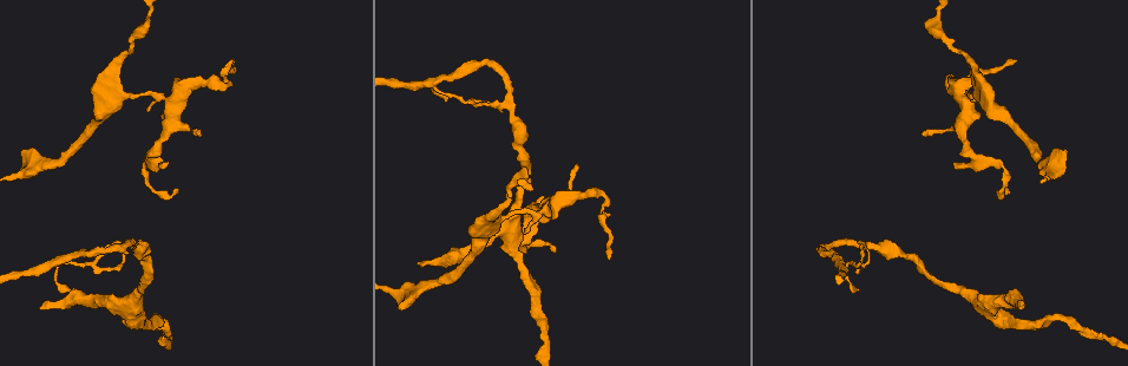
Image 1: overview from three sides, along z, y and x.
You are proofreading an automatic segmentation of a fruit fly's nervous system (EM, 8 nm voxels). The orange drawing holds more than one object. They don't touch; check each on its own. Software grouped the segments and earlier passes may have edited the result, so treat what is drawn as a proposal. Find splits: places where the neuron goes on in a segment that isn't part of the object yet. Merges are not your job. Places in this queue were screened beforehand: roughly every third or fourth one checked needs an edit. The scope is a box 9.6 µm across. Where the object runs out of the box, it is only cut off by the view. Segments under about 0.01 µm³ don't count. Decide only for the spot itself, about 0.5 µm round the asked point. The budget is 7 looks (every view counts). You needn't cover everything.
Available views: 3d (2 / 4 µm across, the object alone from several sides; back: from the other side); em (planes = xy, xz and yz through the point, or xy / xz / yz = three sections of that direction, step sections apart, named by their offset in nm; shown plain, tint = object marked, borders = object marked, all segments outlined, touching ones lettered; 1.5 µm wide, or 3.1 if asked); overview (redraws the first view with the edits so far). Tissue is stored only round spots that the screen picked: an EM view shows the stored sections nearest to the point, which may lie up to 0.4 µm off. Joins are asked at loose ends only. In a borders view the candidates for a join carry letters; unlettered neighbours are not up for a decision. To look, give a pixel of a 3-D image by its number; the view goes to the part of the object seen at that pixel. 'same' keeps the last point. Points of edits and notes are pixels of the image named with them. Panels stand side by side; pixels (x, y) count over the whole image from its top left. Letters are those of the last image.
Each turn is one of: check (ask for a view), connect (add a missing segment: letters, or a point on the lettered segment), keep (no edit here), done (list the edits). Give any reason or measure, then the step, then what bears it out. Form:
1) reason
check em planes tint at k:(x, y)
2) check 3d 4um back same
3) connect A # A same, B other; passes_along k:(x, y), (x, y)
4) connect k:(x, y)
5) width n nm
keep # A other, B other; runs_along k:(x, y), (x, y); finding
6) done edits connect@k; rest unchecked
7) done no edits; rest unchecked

an open end
check em planes borders at 1:(22, 152)

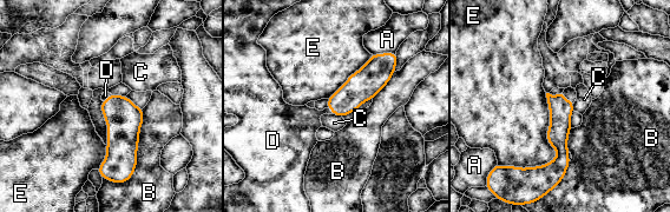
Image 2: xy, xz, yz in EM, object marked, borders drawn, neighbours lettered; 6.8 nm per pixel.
connect 2:(570, 93) # A other, B other, C other, D same, E other; passes_along 2:(560, 110), (565, 99), (570, 93); the neuron continues

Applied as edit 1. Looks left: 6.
check overview

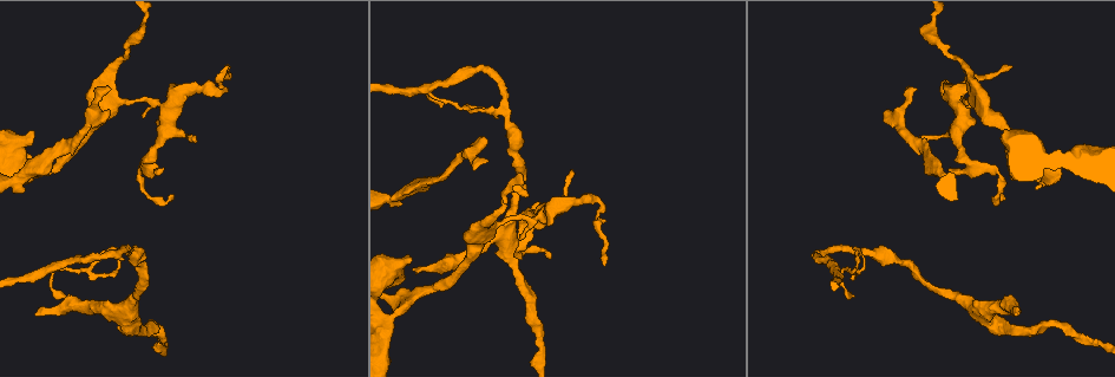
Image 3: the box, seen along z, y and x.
an open end
check 3d 4um at 3:(35, 315)

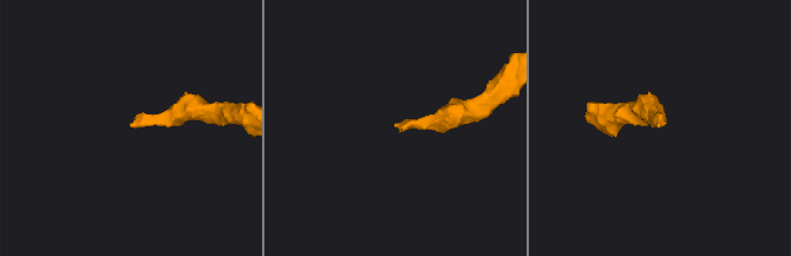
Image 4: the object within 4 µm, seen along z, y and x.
now the EM
check em planes borders at 4:(133, 123)

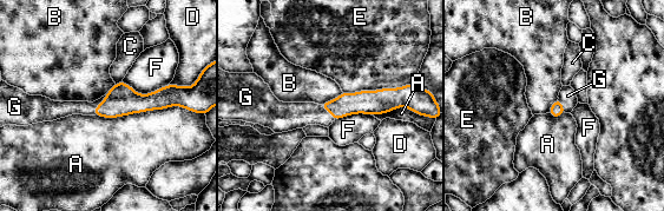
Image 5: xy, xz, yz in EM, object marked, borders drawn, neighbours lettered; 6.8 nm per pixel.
connect 5:(63, 109) # A other, B other, C other, D other, E other, F other, G same; passes_along 5:(122, 99), (99, 105), (63, 109); it goes on there

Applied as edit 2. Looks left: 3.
check overview

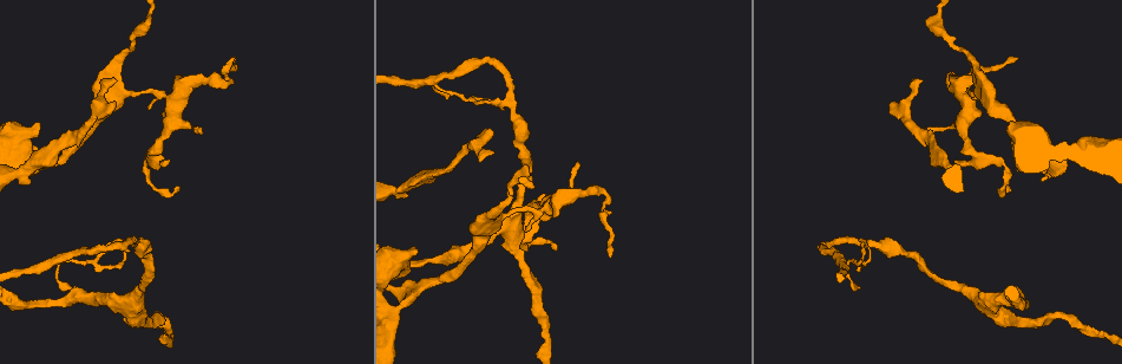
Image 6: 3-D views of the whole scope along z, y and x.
an open end
check em yz step 4 tint at 6:(1010, 192)

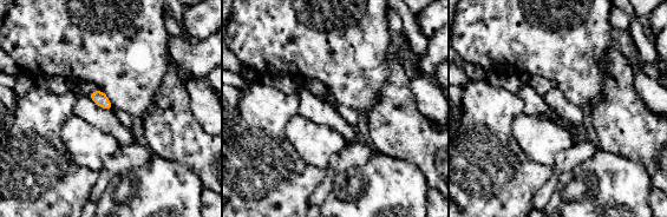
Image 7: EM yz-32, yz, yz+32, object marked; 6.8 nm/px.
cut it another way
check em planes borders same

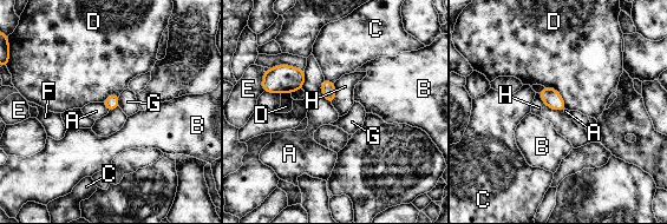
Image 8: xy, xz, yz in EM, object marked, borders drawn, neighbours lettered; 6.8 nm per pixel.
keep # A other, B other, C other, D other, E other, F other, G other, H other; border 8:(324, 78), (321, 93), (331, 104); no lettered segment goes on from it

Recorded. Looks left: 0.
done edits connect@2, connect@5; rest unchecked

